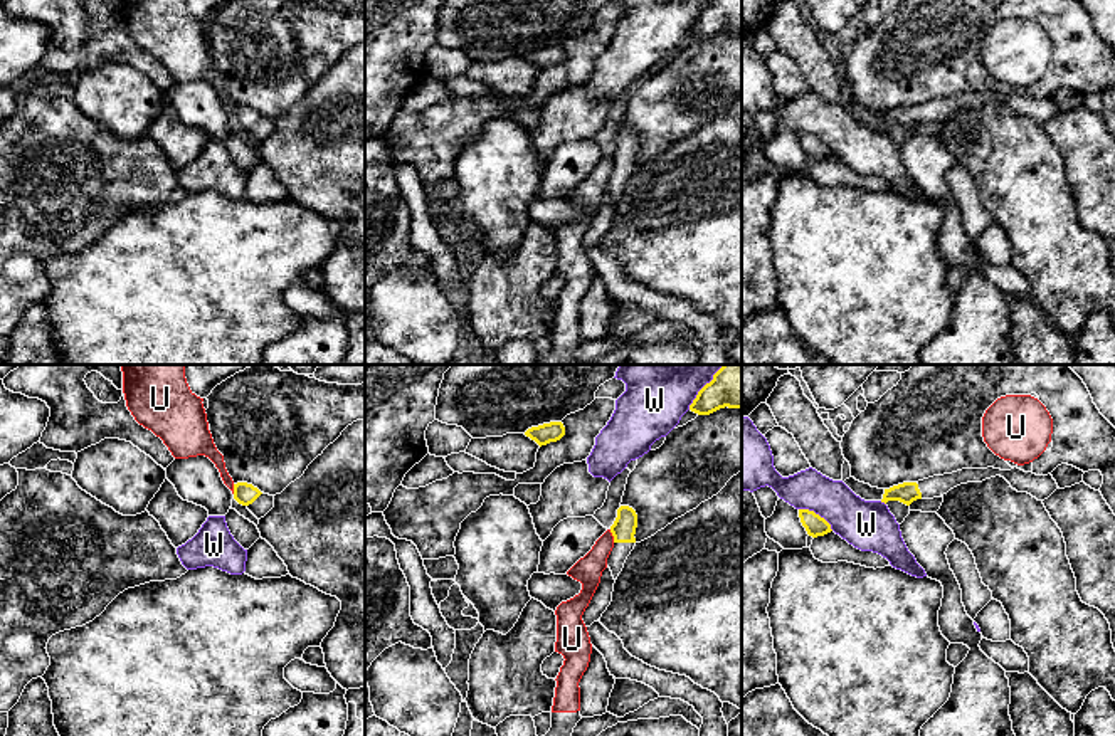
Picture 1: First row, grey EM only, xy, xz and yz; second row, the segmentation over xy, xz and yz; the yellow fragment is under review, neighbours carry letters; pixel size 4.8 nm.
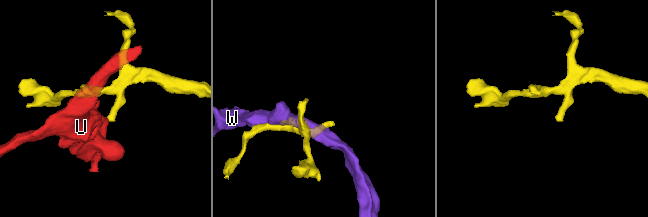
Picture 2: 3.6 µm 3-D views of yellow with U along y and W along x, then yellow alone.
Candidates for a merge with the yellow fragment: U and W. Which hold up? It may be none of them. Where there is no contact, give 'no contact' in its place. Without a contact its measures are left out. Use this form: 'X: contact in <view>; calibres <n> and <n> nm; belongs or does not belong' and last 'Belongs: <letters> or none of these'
U: contact in xz; calibres 120 and 140 nm; does not belong
W: contact in yz; calibres 100 and 240 nm; does not belong
Belongs: none of these

